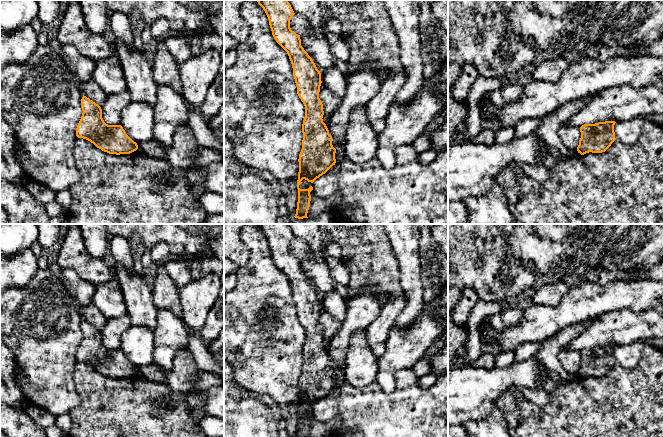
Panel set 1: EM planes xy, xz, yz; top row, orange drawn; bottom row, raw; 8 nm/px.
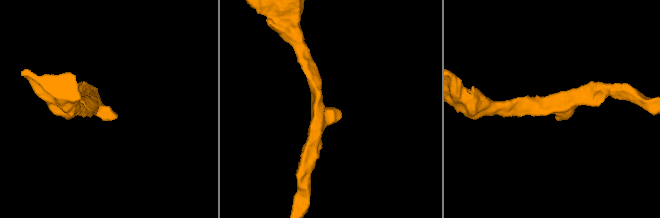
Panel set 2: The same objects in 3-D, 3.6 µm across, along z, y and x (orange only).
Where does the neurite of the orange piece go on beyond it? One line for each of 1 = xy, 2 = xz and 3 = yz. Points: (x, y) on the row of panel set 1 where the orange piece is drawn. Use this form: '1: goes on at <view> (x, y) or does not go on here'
1: does not go on here
2: does not go on here
3: does not go on here

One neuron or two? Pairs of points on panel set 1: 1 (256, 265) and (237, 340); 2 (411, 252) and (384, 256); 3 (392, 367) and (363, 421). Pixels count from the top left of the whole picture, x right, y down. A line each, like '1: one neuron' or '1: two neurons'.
1: one neuron
2: two neurons
3: two neurons

